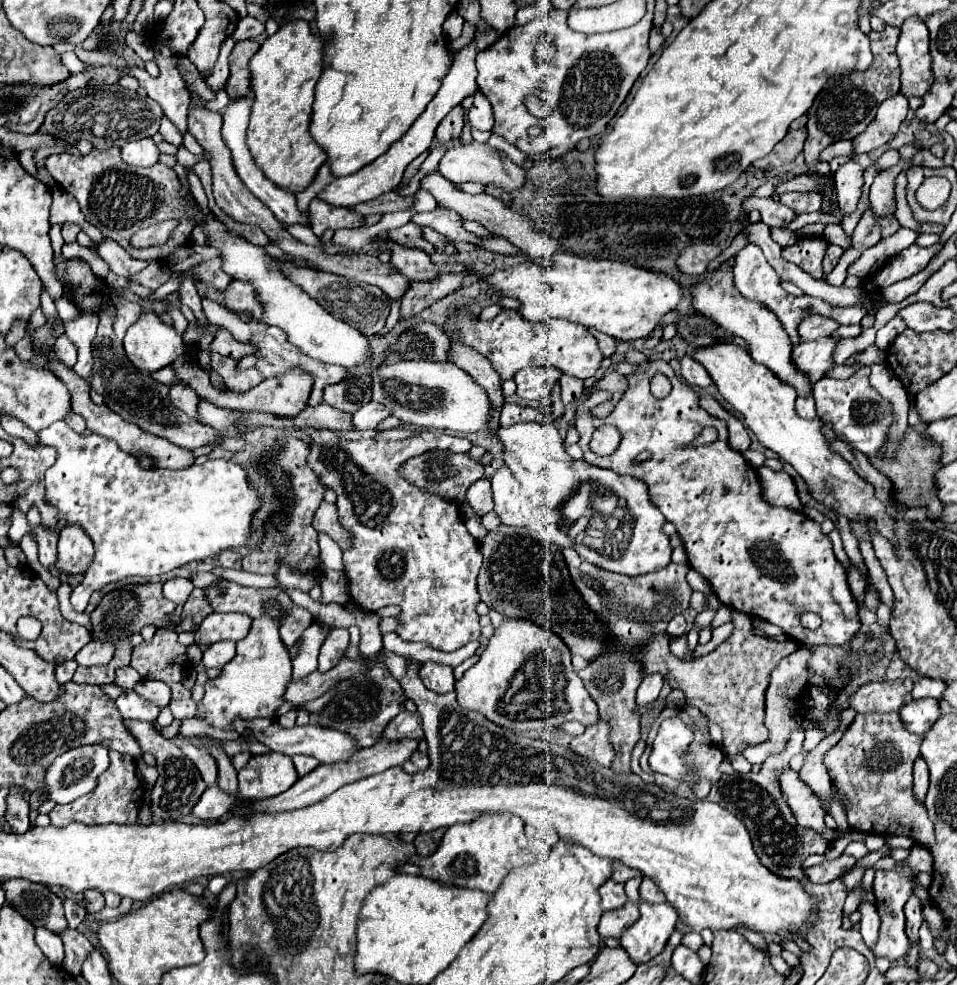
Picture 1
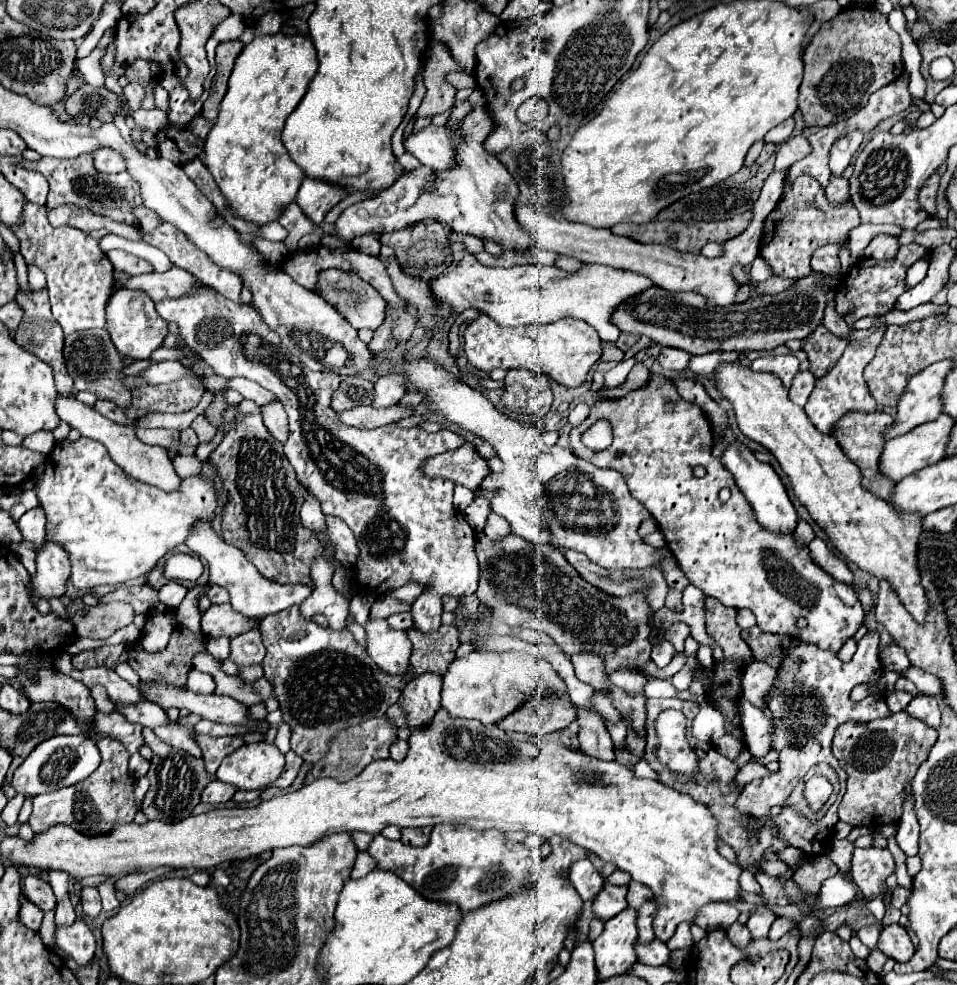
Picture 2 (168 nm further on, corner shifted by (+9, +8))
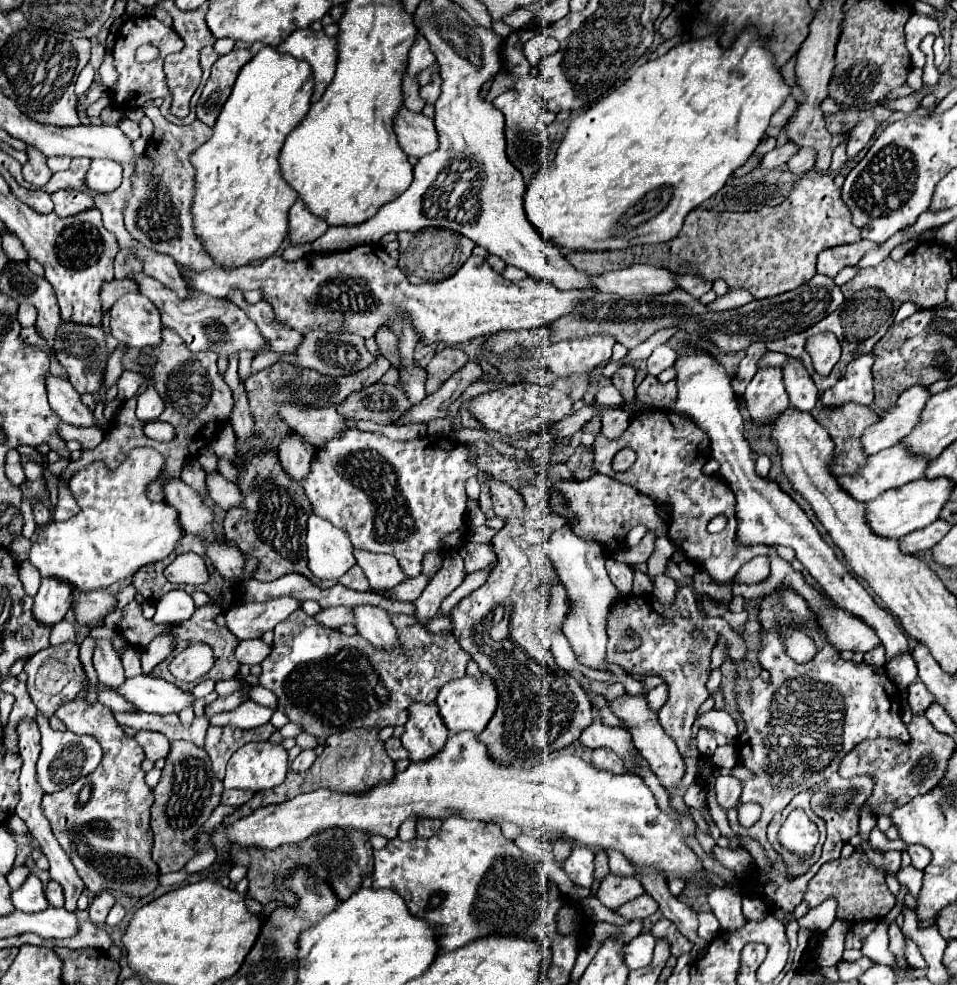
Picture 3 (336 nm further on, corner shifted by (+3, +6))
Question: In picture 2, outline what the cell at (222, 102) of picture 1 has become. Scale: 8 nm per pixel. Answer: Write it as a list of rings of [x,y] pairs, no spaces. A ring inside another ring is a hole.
[[[129,83],[125,88],[123,88],[127,103],[133,111],[140,108],[140,104],[145,97],[144,88],[137,83]]]

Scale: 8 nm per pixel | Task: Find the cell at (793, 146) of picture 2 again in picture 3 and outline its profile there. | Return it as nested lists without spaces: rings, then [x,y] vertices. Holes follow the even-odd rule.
[[[784,143],[780,147],[774,147],[770,153],[766,153],[758,165],[758,169],[774,169],[784,165],[794,153],[798,151],[798,147],[794,143]]]

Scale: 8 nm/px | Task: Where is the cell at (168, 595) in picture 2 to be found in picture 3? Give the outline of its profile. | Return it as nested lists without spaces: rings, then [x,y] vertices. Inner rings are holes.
[[[174,589],[162,595],[156,603],[154,623],[182,623],[194,615],[196,607],[192,597],[184,589]]]

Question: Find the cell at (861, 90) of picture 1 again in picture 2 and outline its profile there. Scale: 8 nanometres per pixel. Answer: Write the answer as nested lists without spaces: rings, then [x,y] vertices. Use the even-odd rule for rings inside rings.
[[[858,3],[852,9],[840,11],[832,21],[826,21],[820,31],[814,35],[812,43],[804,51],[804,81],[800,85],[798,95],[798,109],[802,113],[802,119],[806,127],[824,127],[826,123],[838,123],[848,117],[852,117],[856,111],[860,111],[868,97],[882,89],[884,85],[898,79],[904,71],[902,59],[900,59],[900,37],[896,31],[890,29],[888,17],[874,11],[868,3]]]

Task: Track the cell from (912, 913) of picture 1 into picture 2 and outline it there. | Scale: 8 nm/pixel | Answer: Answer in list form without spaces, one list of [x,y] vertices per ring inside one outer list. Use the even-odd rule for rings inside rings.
[[[898,923],[882,929],[882,935],[878,939],[878,949],[896,961],[910,961],[912,955],[916,953],[916,947],[908,937],[906,927]]]

